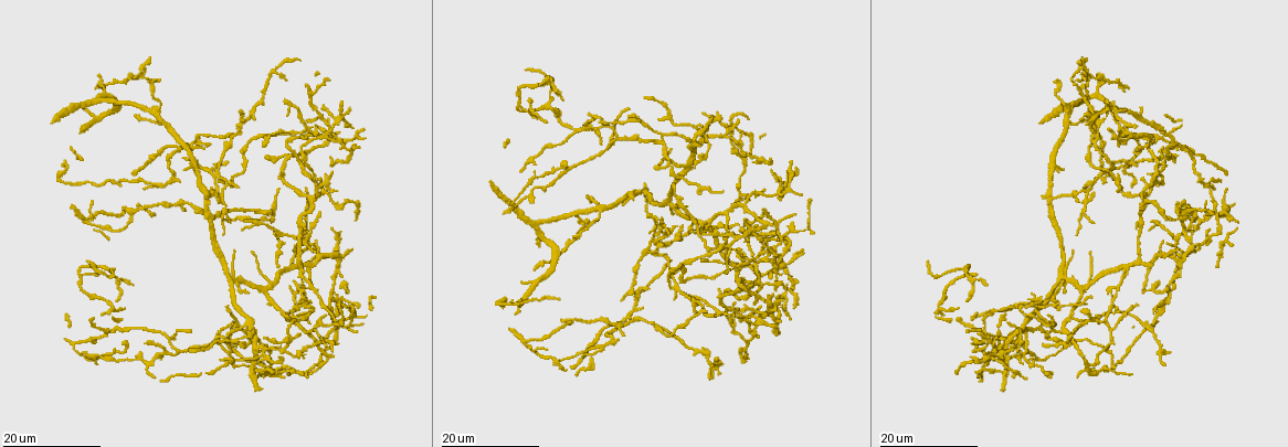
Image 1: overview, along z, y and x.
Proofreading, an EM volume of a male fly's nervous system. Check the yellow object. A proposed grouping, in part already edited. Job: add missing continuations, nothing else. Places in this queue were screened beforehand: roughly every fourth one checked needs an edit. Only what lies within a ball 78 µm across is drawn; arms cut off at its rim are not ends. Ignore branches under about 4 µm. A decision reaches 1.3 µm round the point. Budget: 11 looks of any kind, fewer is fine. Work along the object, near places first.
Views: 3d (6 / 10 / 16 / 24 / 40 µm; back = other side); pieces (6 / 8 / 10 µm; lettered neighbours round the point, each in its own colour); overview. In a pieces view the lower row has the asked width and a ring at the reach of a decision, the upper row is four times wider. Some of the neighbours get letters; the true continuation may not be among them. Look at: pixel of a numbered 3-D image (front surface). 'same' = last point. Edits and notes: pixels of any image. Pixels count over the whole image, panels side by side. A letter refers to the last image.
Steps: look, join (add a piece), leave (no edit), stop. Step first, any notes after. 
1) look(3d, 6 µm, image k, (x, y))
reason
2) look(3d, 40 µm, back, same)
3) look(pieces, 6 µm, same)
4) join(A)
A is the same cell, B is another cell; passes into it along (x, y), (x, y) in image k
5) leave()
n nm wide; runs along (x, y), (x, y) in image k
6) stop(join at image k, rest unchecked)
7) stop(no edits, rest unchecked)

look(3d, 16 µm, image 1, (184, 157))
branch stops here

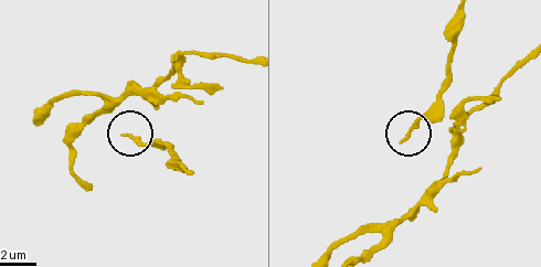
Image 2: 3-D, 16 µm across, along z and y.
look(pieces, 6 µm, image 2, (402, 141))

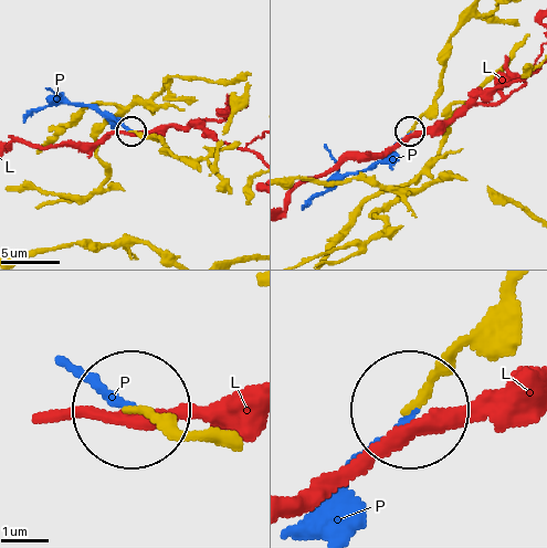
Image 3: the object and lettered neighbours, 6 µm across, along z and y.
join(P)
P is the same cell, L is another cell; passes into it along (185, 432), (77, 372) in image 3; it goes on there

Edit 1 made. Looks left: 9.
look(overview)

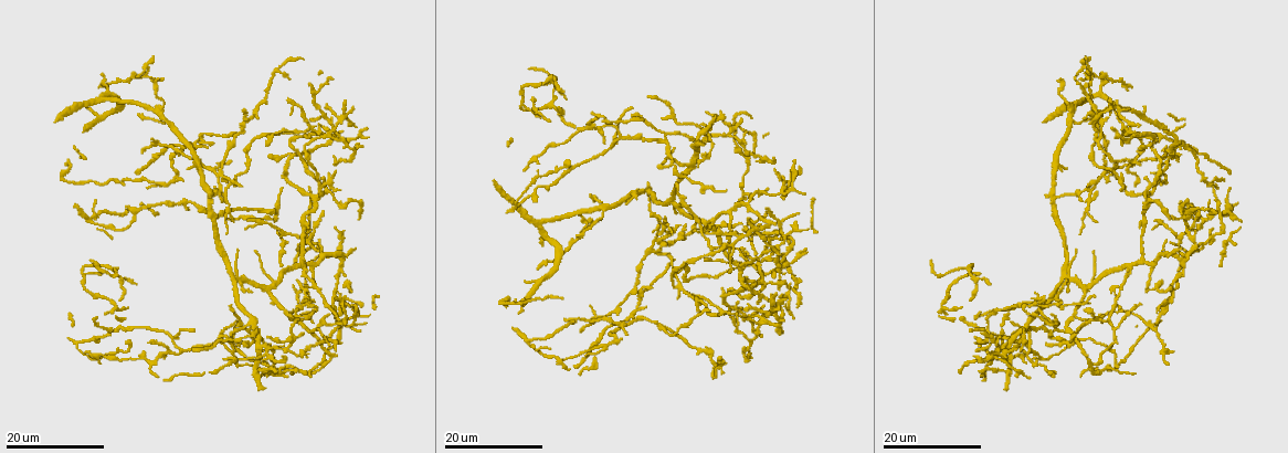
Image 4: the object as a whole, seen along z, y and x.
look(3d, 24 µm, image 4, (228, 162))
an open end

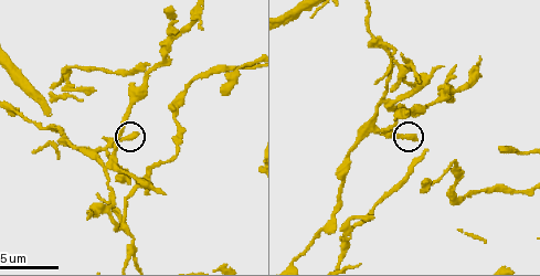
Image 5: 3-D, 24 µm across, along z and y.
look(pieces, 8 µm, image 5, (137, 135))

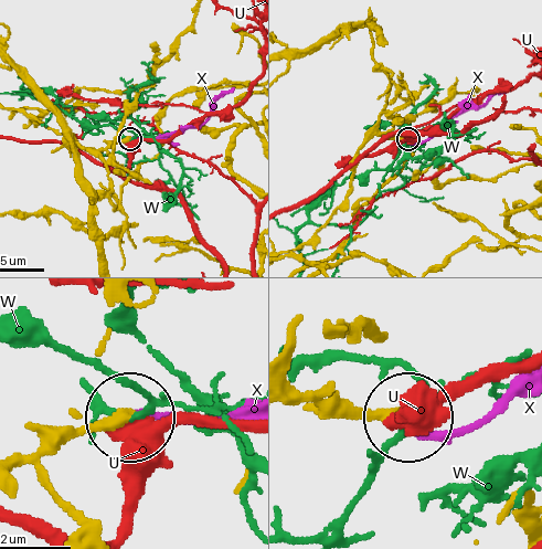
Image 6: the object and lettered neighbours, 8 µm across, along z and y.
join(X)
X is the same cell, U and W are other cells; passes into it along (105, 149), (129, 138), (161, 138), (202, 124), (232, 87) in image 6; it goes on there

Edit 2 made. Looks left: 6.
look(3d, 16 µm, image 4, (268, 154))
an open end

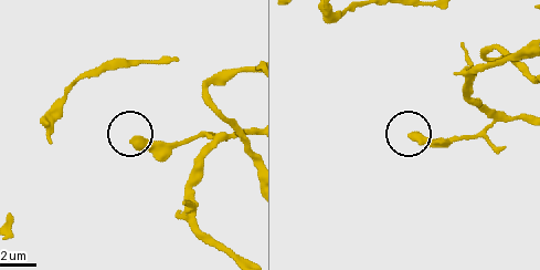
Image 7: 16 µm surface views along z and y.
look(pieces, 6 µm, image 7, (410, 134))

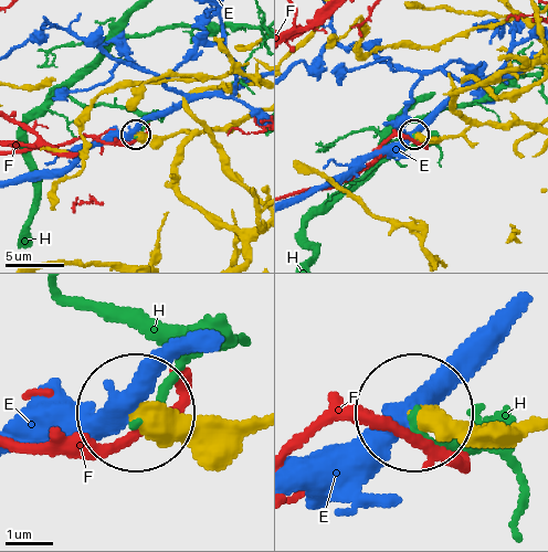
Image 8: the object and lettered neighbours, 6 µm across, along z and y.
leave()
E, F and H are other cells; runs along (535, 420), (420, 412) in image 8; none of them fits

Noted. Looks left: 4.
look(pieces, 10 µm, image 5, (94, 88))
an open end

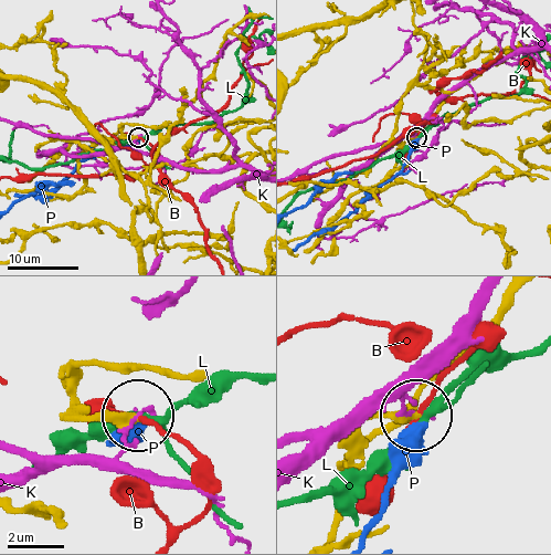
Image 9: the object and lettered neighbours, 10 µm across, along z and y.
leave()
B, K, L and P are other cells; runs along (65, 385), (80, 416), (135, 418) in image 9; no lettered piece goes on from it

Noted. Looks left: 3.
look(3d, 16 µm, image 4, (586, 355))
thin end

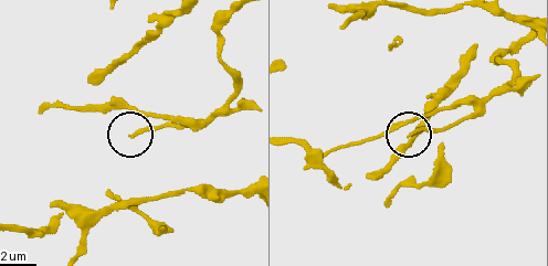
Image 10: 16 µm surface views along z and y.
look(pieces, 8 µm, image 10, (131, 135))

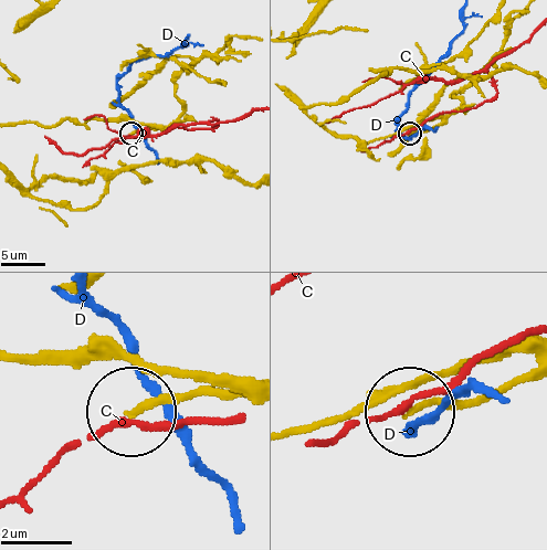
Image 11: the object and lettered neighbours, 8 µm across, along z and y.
leave()
C and D are other cells; runs along (464, 49), (460, 106), (410, 134) in image 11; none of them fits

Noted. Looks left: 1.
stop(join at image 3, join at image 6, rest unchecked)

